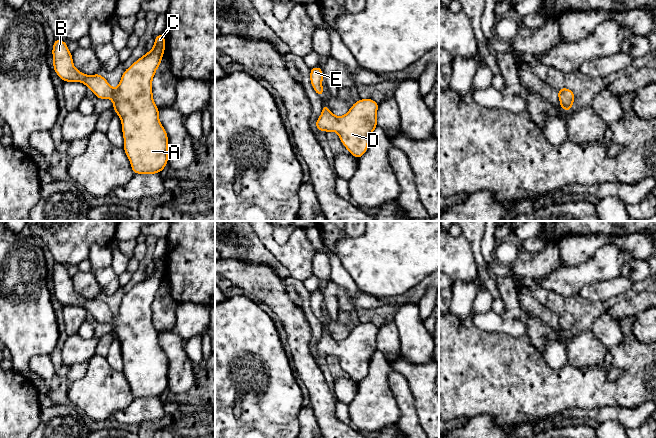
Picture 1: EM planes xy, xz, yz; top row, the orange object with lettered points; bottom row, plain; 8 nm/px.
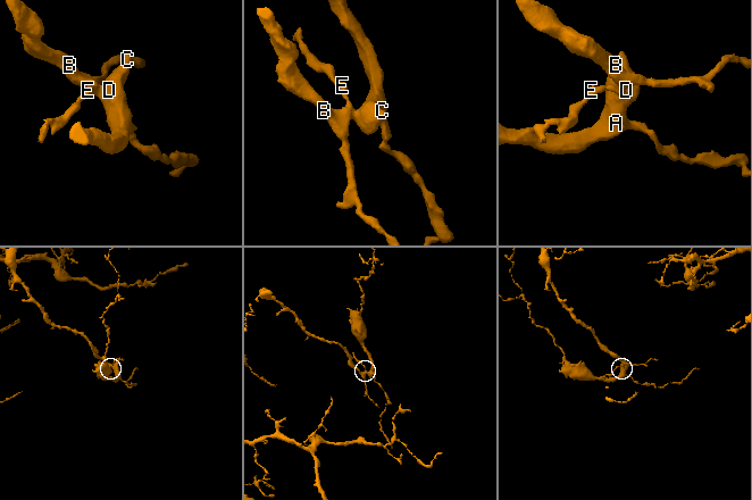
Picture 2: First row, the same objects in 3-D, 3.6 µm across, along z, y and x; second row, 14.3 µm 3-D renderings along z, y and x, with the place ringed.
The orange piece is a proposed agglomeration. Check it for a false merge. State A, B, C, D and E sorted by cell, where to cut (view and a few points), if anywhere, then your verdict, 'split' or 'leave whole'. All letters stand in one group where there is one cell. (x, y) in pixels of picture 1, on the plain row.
A B C D E; no cut; leave whole

